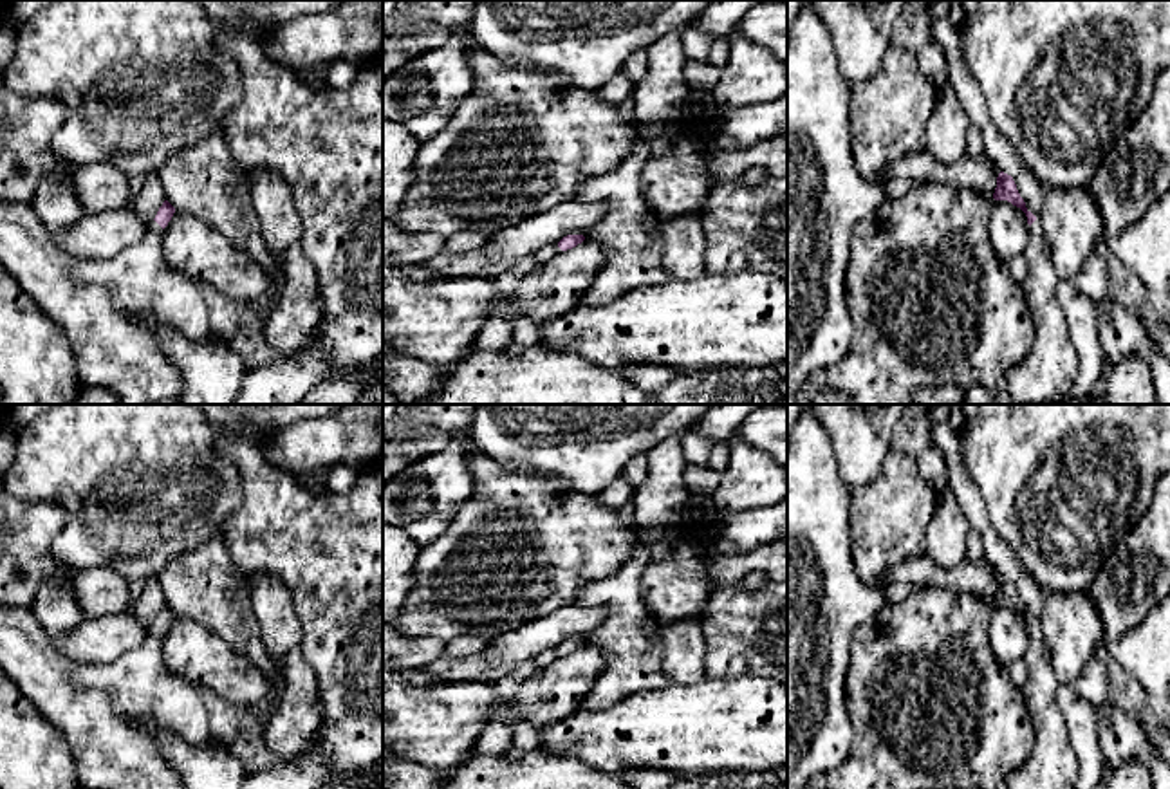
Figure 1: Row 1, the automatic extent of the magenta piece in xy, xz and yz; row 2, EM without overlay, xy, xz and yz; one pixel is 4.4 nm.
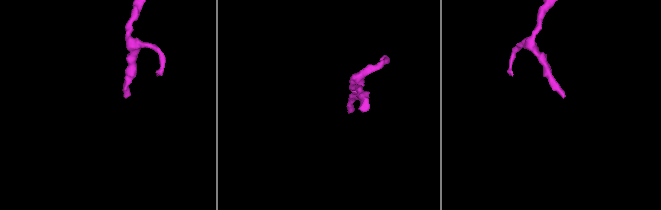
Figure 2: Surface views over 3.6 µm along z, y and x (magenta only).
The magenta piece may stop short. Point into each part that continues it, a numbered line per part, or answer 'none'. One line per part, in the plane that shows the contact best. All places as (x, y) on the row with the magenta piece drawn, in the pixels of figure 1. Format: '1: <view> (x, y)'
1: xy (109, 309)

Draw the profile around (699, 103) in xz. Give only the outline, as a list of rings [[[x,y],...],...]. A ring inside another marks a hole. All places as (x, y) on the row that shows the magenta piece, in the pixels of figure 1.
[[[692,88],[684,105],[682,105],[682,116],[684,119],[702,119],[702,117],[717,117],[724,110],[722,105],[719,105],[711,92]]]

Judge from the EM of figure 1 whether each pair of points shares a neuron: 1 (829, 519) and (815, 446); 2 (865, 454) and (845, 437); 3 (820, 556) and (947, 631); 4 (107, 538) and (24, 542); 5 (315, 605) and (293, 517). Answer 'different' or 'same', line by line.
1: same
2: same
3: different
4: different
5: same

